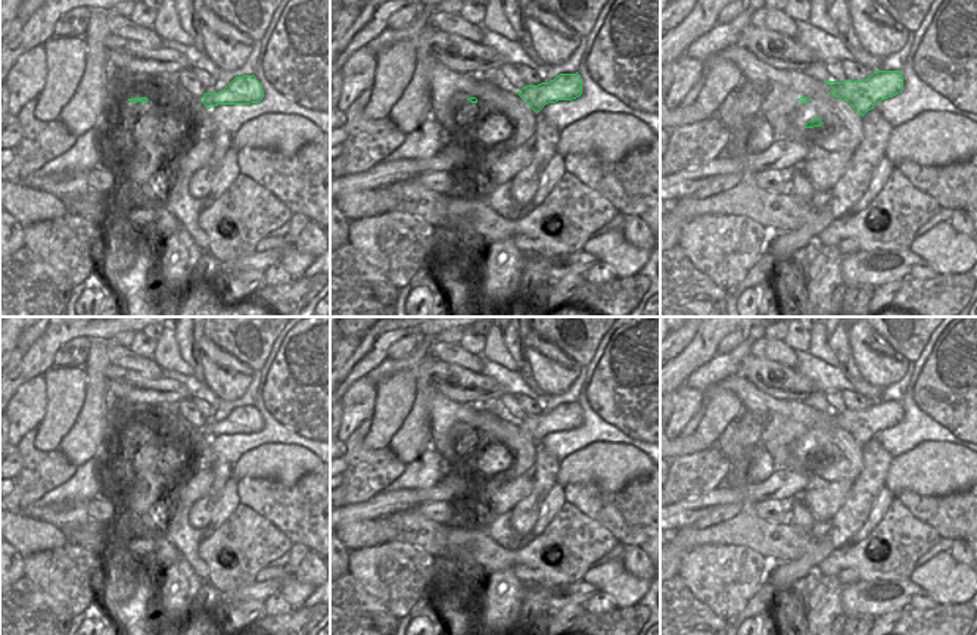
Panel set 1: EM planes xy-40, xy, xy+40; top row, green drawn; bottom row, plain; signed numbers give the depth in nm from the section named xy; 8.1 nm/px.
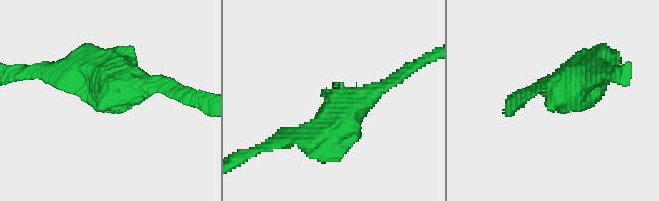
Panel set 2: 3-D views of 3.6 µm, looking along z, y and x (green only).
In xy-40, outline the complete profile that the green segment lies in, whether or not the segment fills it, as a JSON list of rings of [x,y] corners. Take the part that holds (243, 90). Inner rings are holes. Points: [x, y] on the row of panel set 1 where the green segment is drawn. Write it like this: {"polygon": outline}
{"polygon": [[[255,75],[236,77],[224,90],[218,93],[205,93],[202,103],[211,109],[218,105],[251,105],[259,103],[264,90]]]}

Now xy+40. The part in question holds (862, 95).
{"polygon": [[[877,71],[864,81],[824,81],[833,87],[831,96],[849,102],[859,115],[874,109],[874,105],[899,94],[903,90],[900,71]]]}

